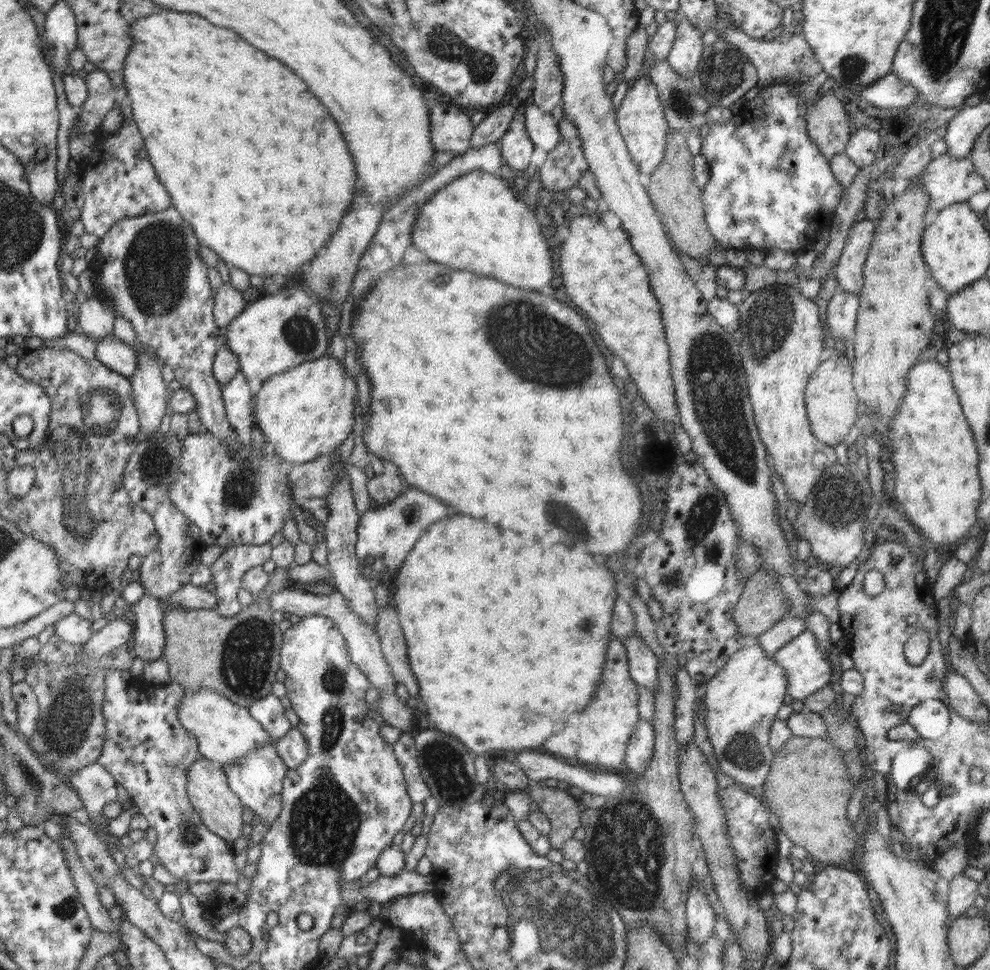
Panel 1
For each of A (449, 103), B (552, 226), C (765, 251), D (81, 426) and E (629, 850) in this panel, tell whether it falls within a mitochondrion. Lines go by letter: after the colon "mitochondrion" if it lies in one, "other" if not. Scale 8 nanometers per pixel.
A: other
B: other
C: other
D: mitochondrion
E: mitochondrion

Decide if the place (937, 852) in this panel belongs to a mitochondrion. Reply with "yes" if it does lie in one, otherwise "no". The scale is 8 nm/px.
no

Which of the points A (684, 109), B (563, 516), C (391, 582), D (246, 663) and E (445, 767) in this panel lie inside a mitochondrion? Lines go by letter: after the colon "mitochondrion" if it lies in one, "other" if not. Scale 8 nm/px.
A: mitochondrion
B: mitochondrion
C: other
D: mitochondrion
E: mitochondrion

